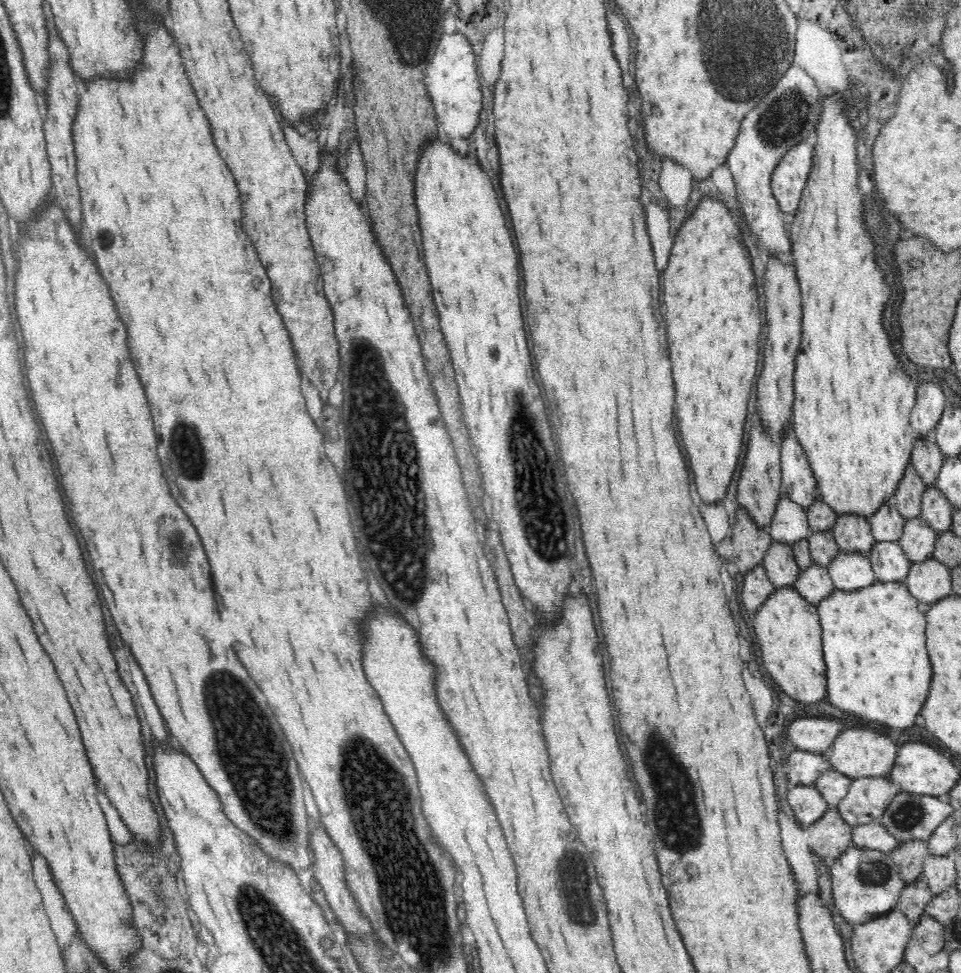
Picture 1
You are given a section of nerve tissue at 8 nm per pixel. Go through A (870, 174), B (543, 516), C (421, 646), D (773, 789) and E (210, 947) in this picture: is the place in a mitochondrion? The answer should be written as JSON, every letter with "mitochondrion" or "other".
{"A":"other","B":"mitochondrion","C":"other","D":"other","E":"other"}

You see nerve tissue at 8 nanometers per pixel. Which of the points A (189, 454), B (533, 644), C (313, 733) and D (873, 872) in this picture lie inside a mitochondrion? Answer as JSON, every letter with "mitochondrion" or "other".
{"A":"mitochondrion","B":"other","C":"other","D":"mitochondrion"}

